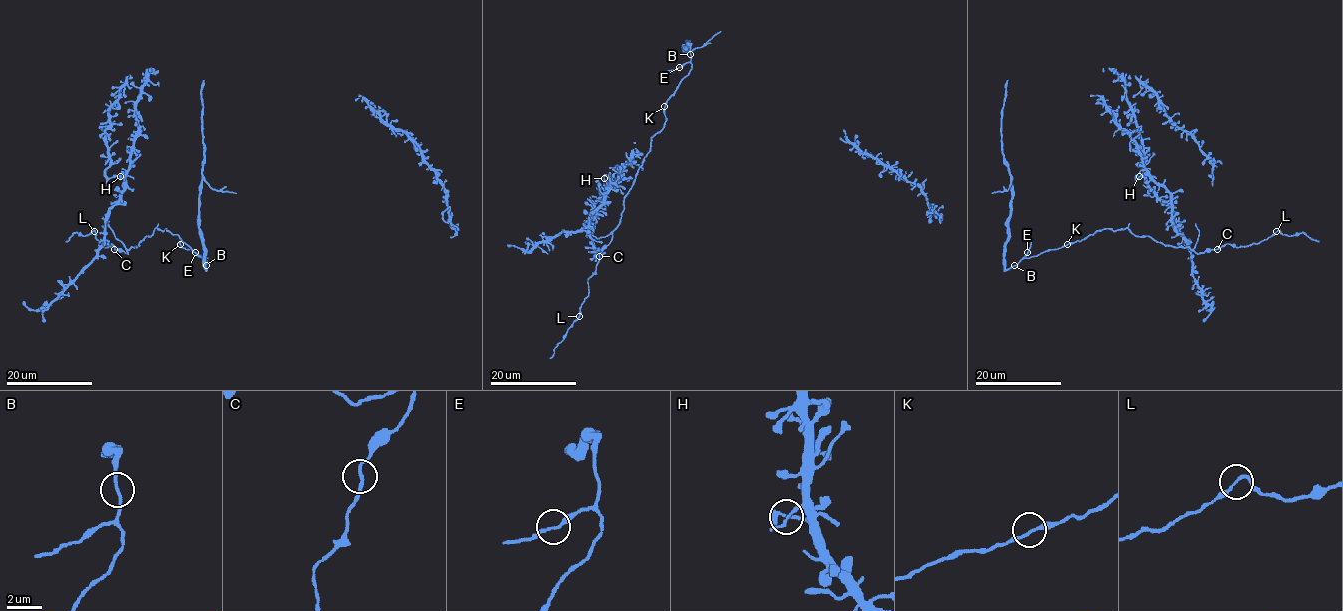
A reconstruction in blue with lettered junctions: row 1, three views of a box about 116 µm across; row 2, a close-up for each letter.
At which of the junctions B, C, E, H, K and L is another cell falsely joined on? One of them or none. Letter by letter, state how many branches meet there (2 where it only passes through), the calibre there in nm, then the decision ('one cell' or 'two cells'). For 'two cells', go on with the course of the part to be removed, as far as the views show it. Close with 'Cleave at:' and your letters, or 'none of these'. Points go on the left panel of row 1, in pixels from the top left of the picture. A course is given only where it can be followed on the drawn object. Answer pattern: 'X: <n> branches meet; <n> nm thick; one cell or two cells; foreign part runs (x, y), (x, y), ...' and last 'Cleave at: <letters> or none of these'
B: 2 branches meet; 150 nm thick; one cell
C: 2 branches meet; 170 nm thick; one cell
E: 2 branches meet; 170 nm thick; one cell
H: 2 branches meet; 150 nm thick; one cell
K: 2 branches meet; 160 nm thick; one cell
L: 2 branches meet; 170 nm thick; one cell
Cleave at: none of these

